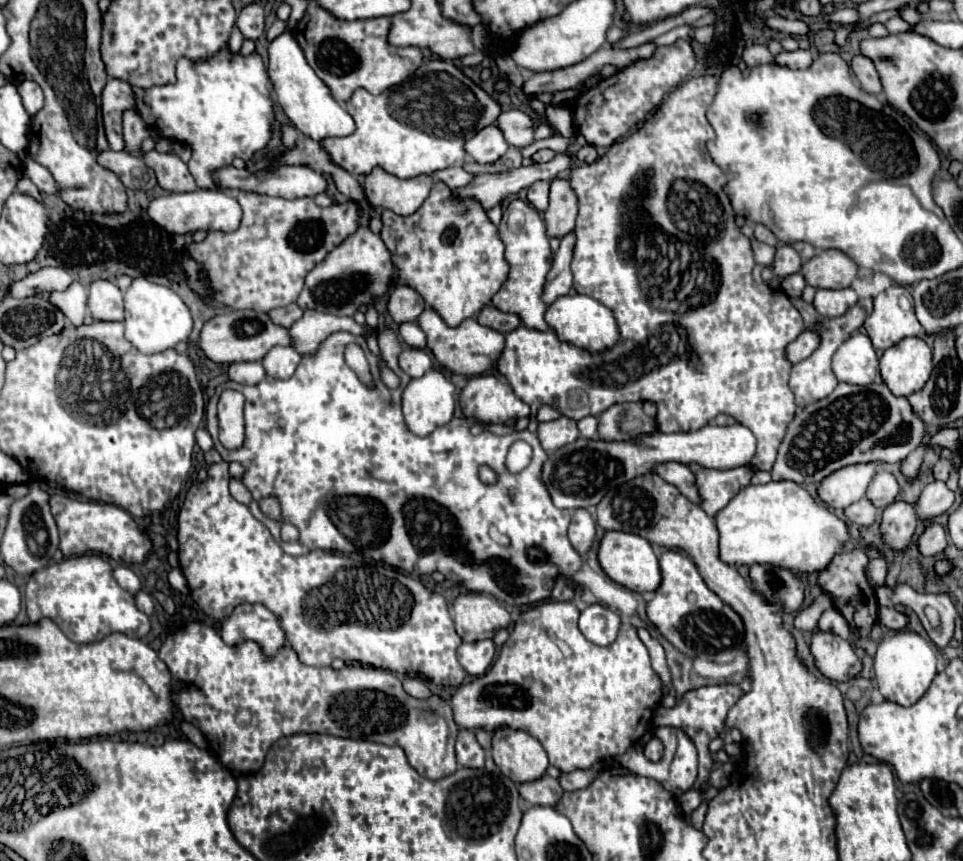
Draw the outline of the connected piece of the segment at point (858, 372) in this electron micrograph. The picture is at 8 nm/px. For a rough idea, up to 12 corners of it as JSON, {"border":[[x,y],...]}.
{"border":[[853,333],[833,355],[833,373],[869,385],[877,355],[865,333]]}

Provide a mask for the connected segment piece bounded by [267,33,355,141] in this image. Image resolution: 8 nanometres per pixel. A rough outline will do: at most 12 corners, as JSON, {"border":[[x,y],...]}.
{"border":[[291,33],[271,41],[277,103],[303,135],[355,131]]}

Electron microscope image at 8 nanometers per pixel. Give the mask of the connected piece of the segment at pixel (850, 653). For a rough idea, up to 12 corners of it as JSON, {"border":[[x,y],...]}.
{"border":[[813,631],[811,653],[831,681],[863,669],[853,645],[829,631]]}

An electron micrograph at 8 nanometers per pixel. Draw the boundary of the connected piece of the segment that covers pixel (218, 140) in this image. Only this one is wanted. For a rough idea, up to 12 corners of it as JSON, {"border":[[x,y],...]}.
{"border":[[257,53],[179,59],[135,89],[151,129],[193,149],[201,189],[271,137]]}

